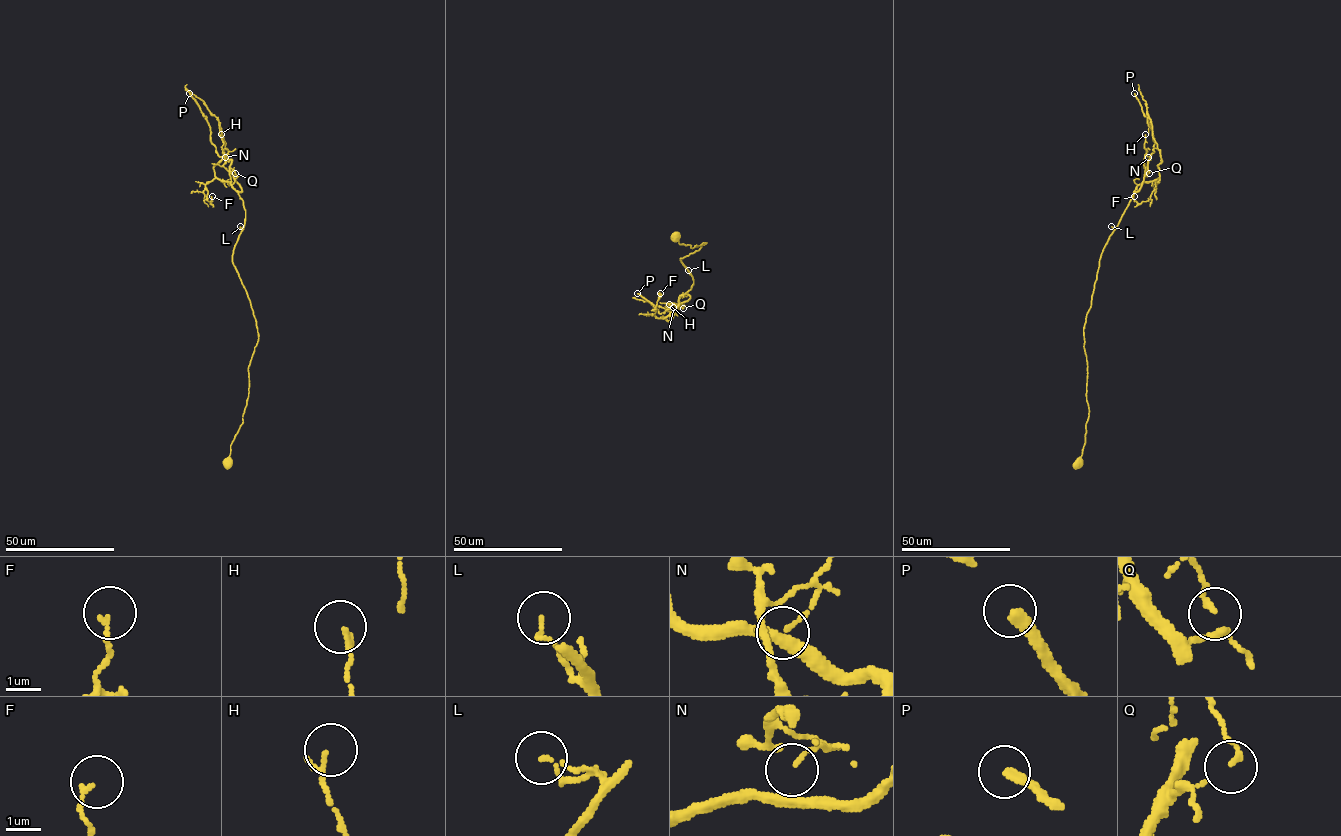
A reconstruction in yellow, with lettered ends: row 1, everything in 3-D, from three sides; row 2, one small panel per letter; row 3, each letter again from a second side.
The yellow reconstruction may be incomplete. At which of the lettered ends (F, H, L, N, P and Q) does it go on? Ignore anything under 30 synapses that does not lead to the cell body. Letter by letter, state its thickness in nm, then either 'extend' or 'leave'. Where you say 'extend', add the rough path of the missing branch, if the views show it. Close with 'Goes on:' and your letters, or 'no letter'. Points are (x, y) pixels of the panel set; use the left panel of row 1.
F: 130 nm thick; leave
H: 140 nm thick; leave
L: 90 nm thick; leave
N: 80 nm thick; leave
P: 280 nm thick; extend; missing branch runs (189, 93), (160, 64), (129, 49), (144, 49), (168, 28), (192, 26), (182, 18), (171, 17), (155, 32)
Q: 140 nm thick; leave
Goes on: P

